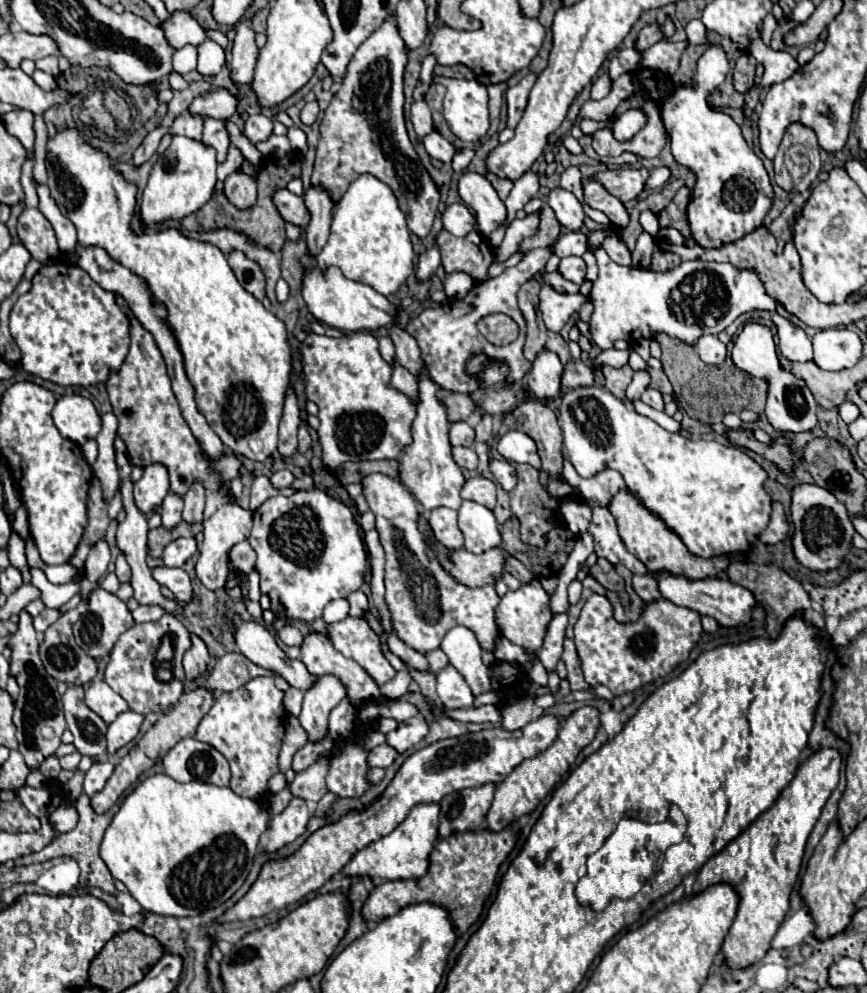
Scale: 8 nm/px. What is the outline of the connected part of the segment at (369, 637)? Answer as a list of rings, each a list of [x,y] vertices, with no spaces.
[[[347,615],[343,621],[327,625],[327,637],[339,653],[357,661],[377,685],[385,685],[395,677],[395,669],[379,647],[379,635],[363,617]]]

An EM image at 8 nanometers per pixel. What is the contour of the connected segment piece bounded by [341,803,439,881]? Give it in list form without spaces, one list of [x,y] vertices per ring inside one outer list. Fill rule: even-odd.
[[[421,803],[409,811],[403,823],[399,823],[389,835],[379,841],[369,843],[365,849],[353,855],[353,859],[343,867],[341,875],[345,877],[379,877],[387,881],[397,879],[419,879],[425,875],[429,867],[429,851],[437,841],[437,825],[439,825],[439,805],[437,803]]]

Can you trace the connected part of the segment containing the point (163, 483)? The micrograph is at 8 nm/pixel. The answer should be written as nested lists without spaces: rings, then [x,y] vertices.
[[[159,463],[145,467],[143,477],[133,485],[135,505],[143,515],[159,509],[167,493],[169,493],[169,475],[165,467],[161,467]]]

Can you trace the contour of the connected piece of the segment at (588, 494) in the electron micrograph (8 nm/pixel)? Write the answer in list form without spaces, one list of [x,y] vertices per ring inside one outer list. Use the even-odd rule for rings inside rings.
[[[565,459],[565,467],[563,467],[563,479],[579,495],[583,495],[587,501],[591,501],[599,507],[607,507],[611,503],[611,499],[617,495],[617,491],[623,487],[621,475],[617,475],[615,471],[601,471],[593,479],[583,479],[577,475],[577,471],[573,469],[573,465],[567,459]]]

